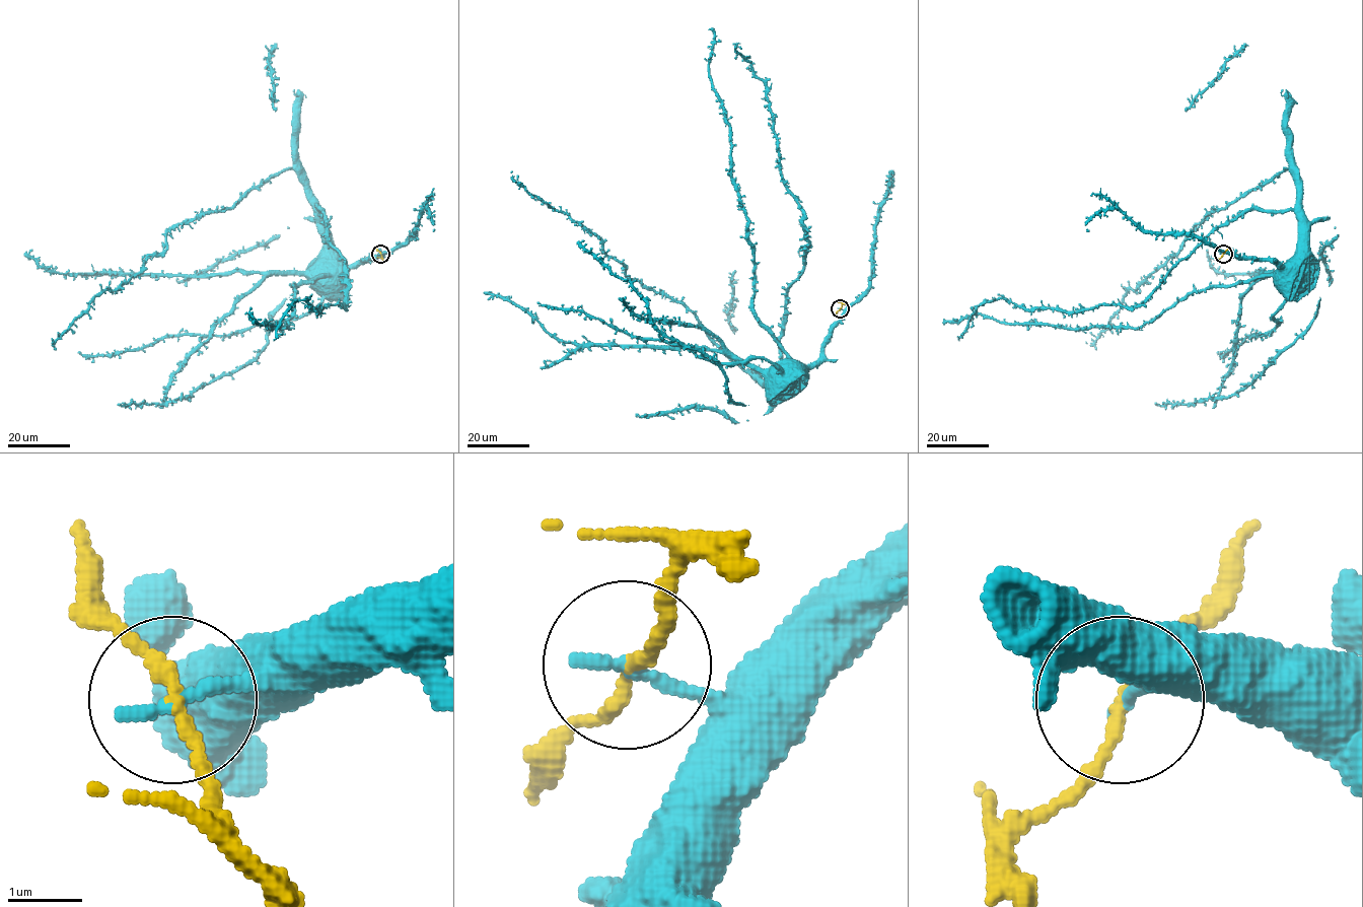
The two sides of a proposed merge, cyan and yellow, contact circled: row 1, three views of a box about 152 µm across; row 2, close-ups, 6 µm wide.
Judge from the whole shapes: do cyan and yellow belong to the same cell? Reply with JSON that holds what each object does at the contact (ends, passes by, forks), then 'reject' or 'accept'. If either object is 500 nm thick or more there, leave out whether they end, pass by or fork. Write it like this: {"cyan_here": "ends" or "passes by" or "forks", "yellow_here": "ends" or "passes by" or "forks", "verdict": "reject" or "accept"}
{"cyan_here": "ends", "yellow_here": "passes by", "verdict": "reject"}

